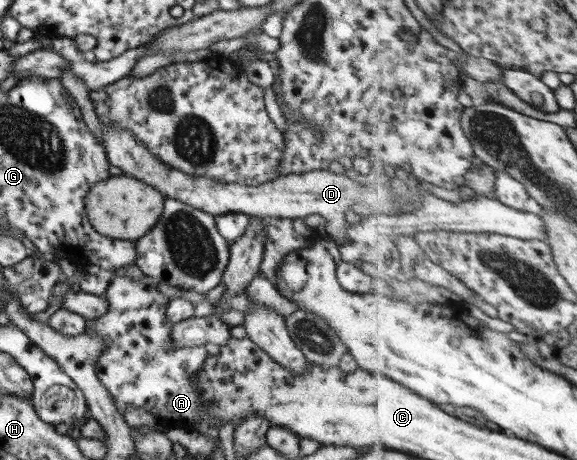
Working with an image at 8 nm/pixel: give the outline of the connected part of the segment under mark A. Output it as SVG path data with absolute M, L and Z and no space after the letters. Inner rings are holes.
M113 274L110 285L103 294L108 300L106 313L96 319L86 319L86 334L102 336L108 347L100 353L99 364L94 369L102 386L110 392L115 408L119 414L124 414L127 408L142 408L150 412L152 416L165 423L172 429L200 428L205 431L216 432L220 427L220 421L212 415L214 400L205 398L204 391L196 387L196 374L202 372L204 362L208 356L206 347L178 347L172 341L173 322L166 317L166 310L171 301L166 295L158 290L156 279L152 277L144 279L132 279Z

